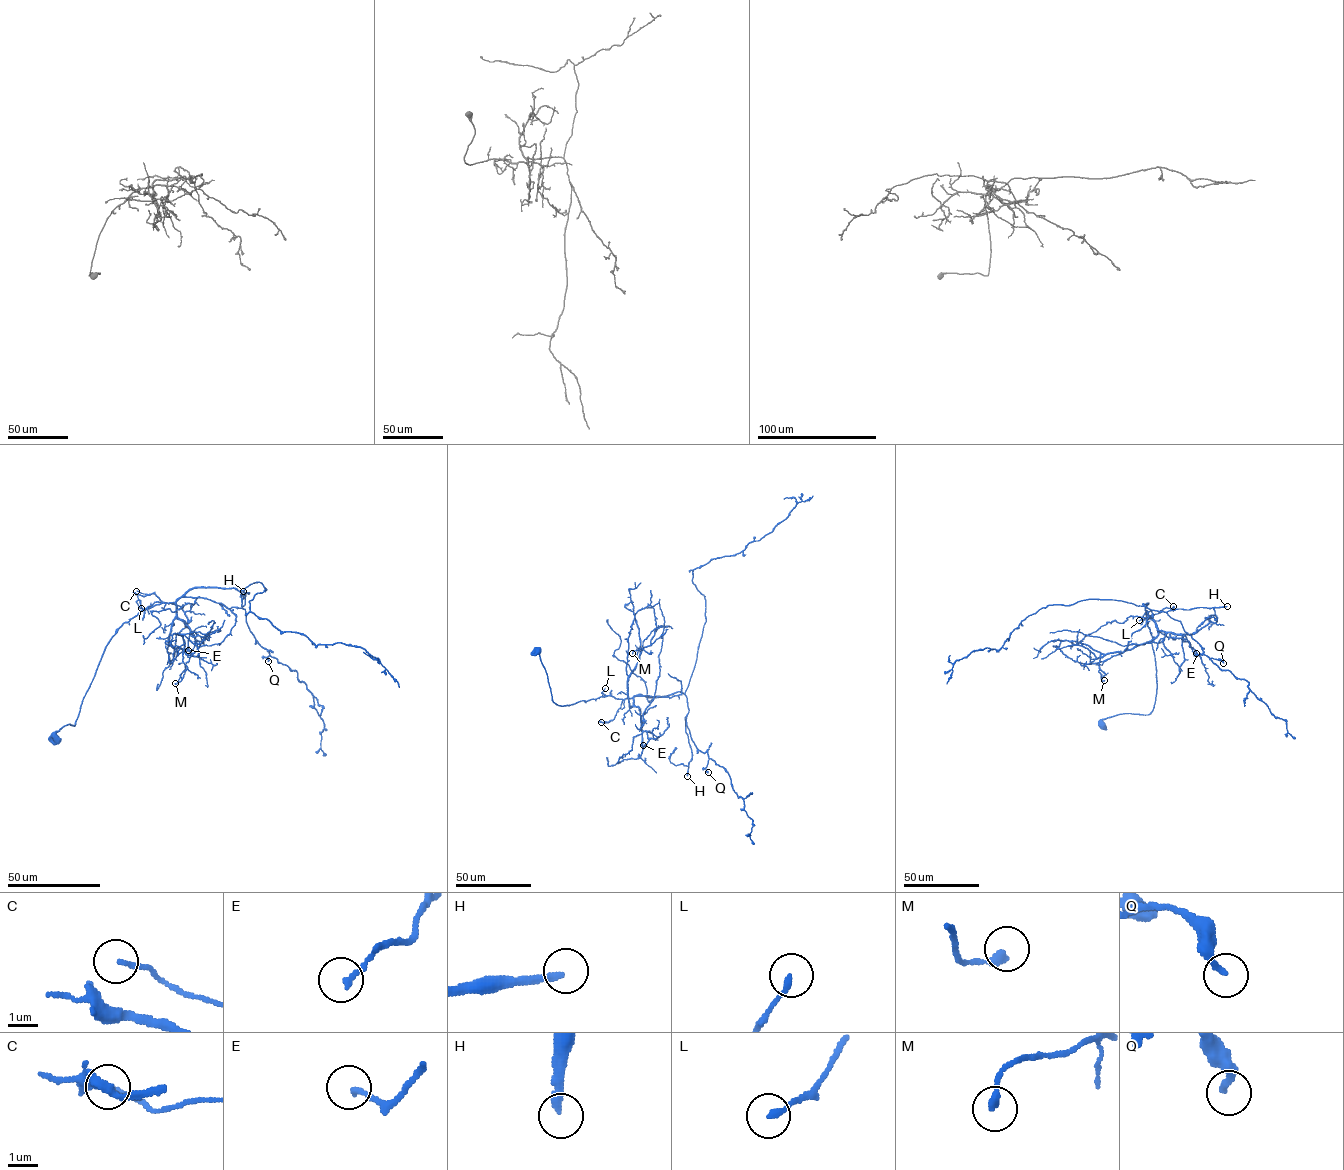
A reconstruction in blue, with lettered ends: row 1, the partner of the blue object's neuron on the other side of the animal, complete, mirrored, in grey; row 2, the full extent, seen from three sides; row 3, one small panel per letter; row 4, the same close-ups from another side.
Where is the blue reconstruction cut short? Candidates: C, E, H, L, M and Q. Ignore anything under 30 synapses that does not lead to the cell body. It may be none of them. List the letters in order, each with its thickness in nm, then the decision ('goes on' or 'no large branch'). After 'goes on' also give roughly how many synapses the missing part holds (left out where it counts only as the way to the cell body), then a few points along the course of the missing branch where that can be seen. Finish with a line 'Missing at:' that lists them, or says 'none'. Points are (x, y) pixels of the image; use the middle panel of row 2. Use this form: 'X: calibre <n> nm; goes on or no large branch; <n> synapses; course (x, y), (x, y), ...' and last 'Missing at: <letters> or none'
C: calibre 110 nm; no large branch
E: calibre 180 nm; no large branch
H: calibre 260 nm; goes on; 45 synapses
L: calibre 180 nm; no large branch
M: calibre 280 nm; no large branch
Q: calibre 200 nm; no large branch
Missing at: H

